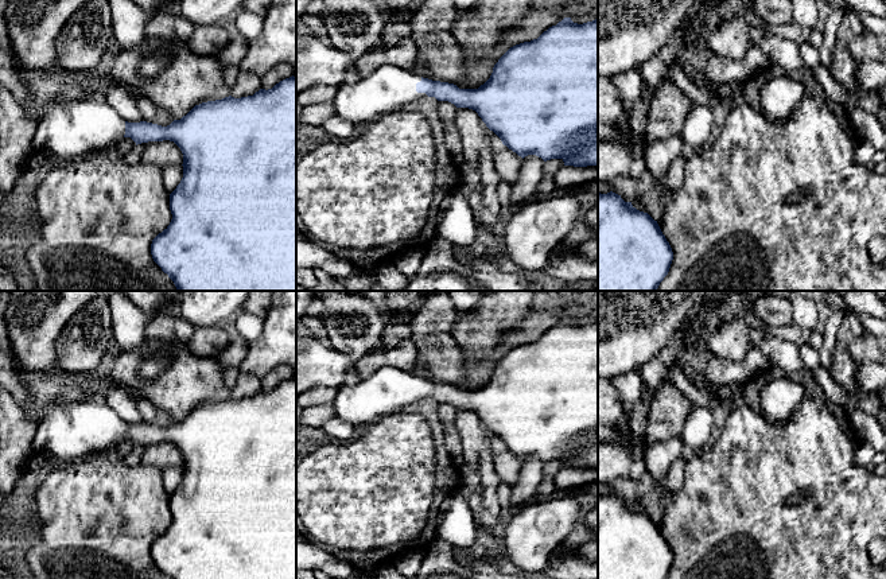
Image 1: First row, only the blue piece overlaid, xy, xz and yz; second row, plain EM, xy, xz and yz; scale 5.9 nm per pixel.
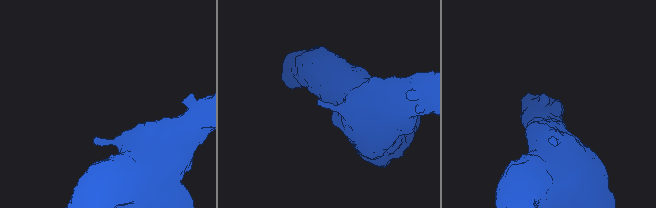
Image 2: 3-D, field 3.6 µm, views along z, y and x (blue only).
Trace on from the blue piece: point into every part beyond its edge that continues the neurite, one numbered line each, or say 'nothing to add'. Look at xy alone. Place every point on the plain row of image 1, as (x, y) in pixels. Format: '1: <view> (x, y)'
1: xy (70, 431)

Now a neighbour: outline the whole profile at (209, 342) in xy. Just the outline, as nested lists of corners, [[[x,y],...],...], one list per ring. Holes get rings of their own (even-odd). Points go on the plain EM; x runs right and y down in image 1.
[[[217,325],[195,327],[186,345],[187,349],[197,357],[218,358],[229,342],[228,333],[221,325]]]

